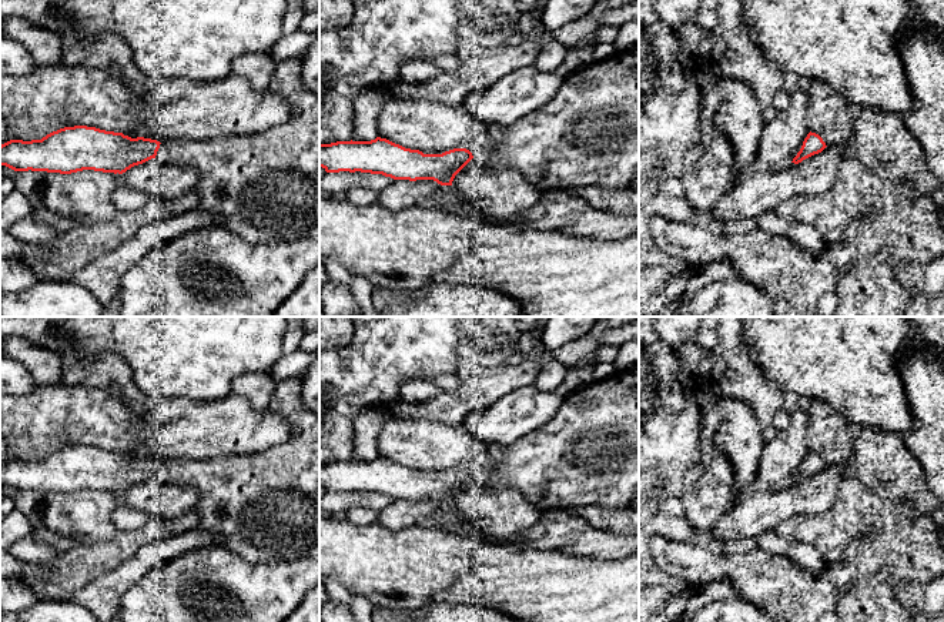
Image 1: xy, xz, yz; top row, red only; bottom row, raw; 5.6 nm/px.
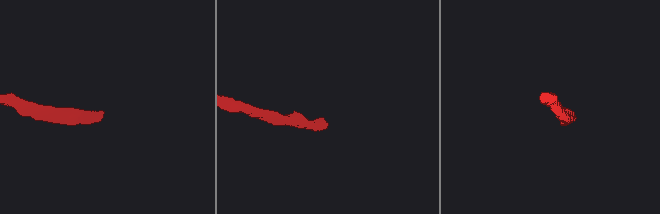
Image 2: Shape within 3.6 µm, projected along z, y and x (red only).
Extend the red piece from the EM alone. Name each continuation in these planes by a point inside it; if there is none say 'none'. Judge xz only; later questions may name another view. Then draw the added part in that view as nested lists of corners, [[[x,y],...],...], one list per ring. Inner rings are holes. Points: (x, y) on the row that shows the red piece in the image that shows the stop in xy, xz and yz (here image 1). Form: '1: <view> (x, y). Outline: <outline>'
1: xz (588, 134). Outline: [[[639,44],[616,51],[610,57],[593,61],[588,67],[565,77],[565,81],[559,91],[540,108],[528,114],[509,126],[488,126],[488,140],[471,150],[476,163],[489,167],[506,167],[513,168],[522,174],[530,184],[542,191],[546,190],[569,190],[583,185],[607,185],[615,188],[627,188],[629,184],[639,174]]]

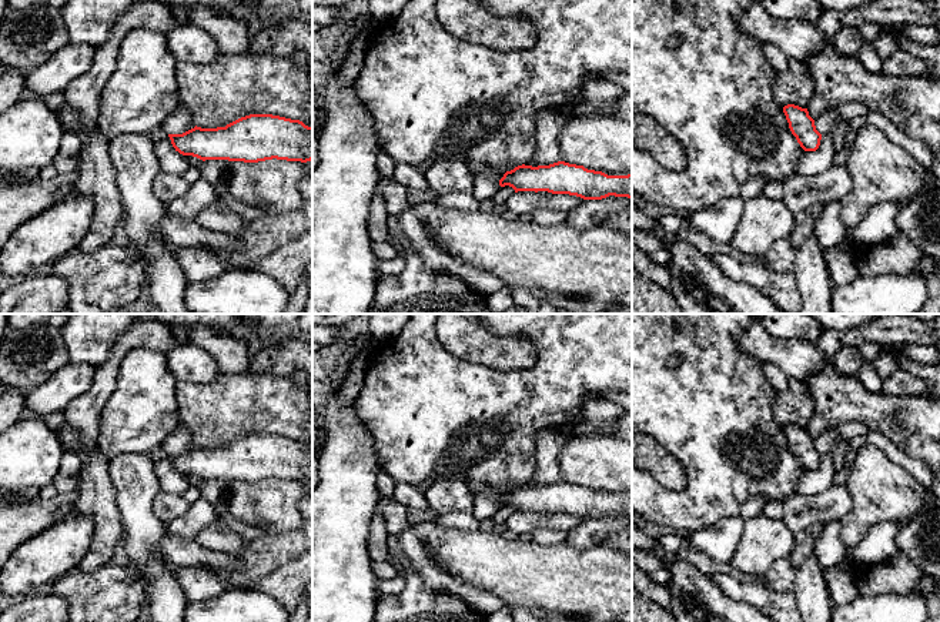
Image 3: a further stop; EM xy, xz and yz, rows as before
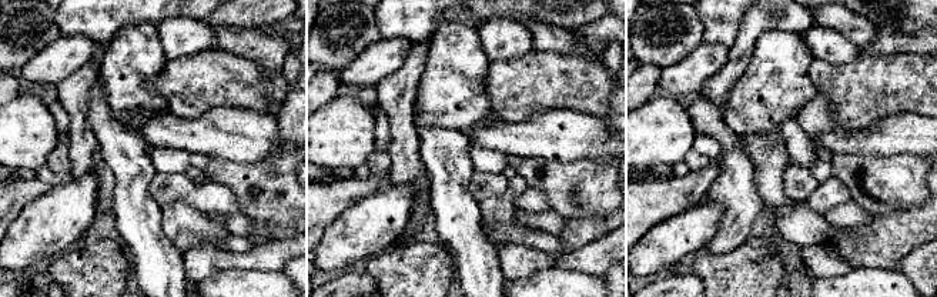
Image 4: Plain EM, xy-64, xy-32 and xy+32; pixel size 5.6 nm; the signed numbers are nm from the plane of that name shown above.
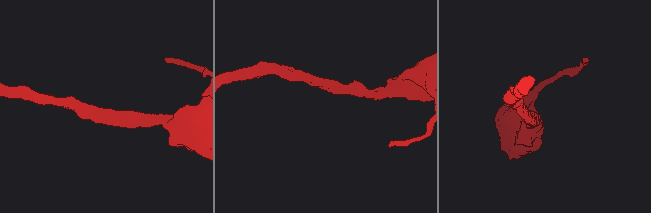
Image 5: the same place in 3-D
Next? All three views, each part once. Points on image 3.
none

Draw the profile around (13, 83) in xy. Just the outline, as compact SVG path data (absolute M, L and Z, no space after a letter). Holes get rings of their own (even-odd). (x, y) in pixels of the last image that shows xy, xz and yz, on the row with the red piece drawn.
M6 68L0 77L0 114L13 107L27 91L27 76L16 68Z

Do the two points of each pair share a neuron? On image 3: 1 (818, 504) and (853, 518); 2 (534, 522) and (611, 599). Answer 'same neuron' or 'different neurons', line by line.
1: different neurons
2: different neurons

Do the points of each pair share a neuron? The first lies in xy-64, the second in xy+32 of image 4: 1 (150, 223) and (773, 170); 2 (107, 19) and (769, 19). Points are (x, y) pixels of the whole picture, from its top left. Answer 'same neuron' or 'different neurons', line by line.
1: same neuron
2: different neurons

